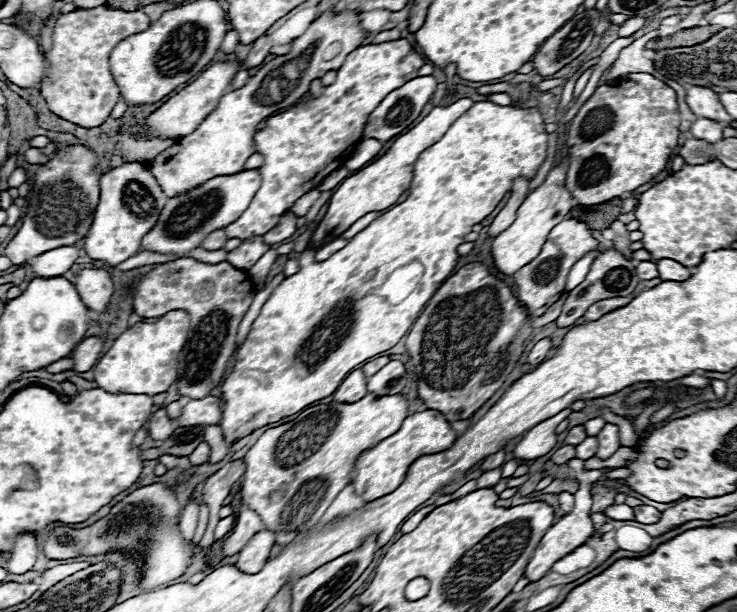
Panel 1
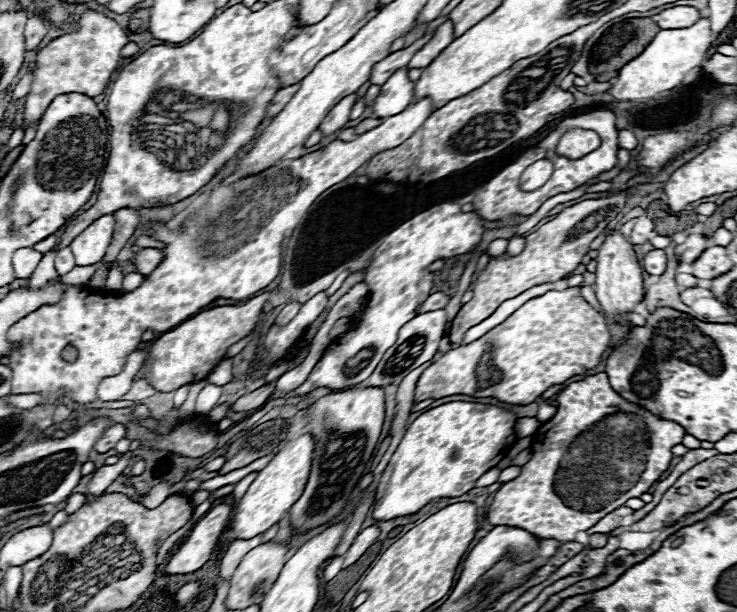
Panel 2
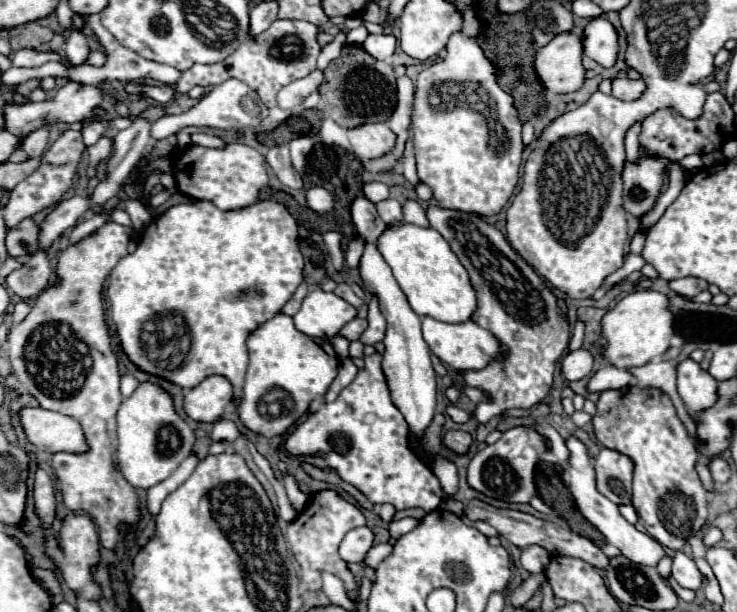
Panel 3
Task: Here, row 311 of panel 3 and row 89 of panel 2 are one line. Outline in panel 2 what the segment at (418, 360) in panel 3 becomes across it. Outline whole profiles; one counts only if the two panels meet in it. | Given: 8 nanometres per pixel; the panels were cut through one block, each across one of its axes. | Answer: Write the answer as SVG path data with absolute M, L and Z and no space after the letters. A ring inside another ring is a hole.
M402 68L396 74L392 74L390 80L380 88L380 94L372 104L372 110L378 118L394 116L396 112L408 108L412 98L414 98L414 82L408 78L408 68Z

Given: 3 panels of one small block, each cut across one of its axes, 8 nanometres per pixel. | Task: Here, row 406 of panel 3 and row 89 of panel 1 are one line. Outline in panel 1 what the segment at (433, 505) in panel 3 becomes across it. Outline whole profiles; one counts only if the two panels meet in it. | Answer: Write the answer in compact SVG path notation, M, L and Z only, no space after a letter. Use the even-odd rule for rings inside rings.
M404 38L382 44L364 44L346 56L334 84L324 86L318 96L310 94L306 100L270 116L264 122L264 128L254 136L254 148L264 156L264 164L258 168L262 176L260 190L240 220L226 228L226 236L244 240L264 236L272 230L298 198L318 188L328 174L344 164L362 138L370 112L374 112L390 92L404 86L408 80L418 78L422 66L424 58Z

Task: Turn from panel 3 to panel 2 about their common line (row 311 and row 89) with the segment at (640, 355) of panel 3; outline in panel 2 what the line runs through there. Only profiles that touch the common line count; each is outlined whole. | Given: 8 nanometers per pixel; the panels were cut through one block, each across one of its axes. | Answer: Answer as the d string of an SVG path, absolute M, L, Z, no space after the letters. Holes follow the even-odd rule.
M700 16L700 20L688 28L660 30L646 50L620 70L616 82L606 90L606 94L620 102L646 102L656 98L656 94L680 86L684 78L706 60L712 42L714 38L710 34L710 20L706 16Z

